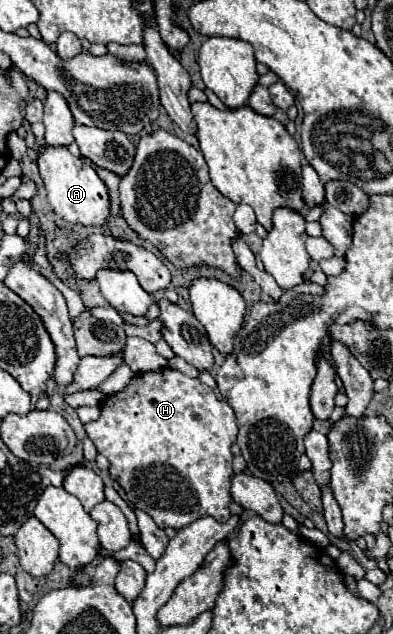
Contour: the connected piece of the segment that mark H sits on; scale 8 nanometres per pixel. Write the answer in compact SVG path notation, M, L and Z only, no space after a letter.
M169 367L137 373L123 391L107 395L101 403L99 419L85 423L83 427L97 451L109 459L109 473L125 491L127 503L133 509L141 509L151 515L159 529L173 527L179 531L207 515L219 523L225 523L231 517L231 445L237 437L235 413L227 401L217 399L215 393L199 379L191 379Z

